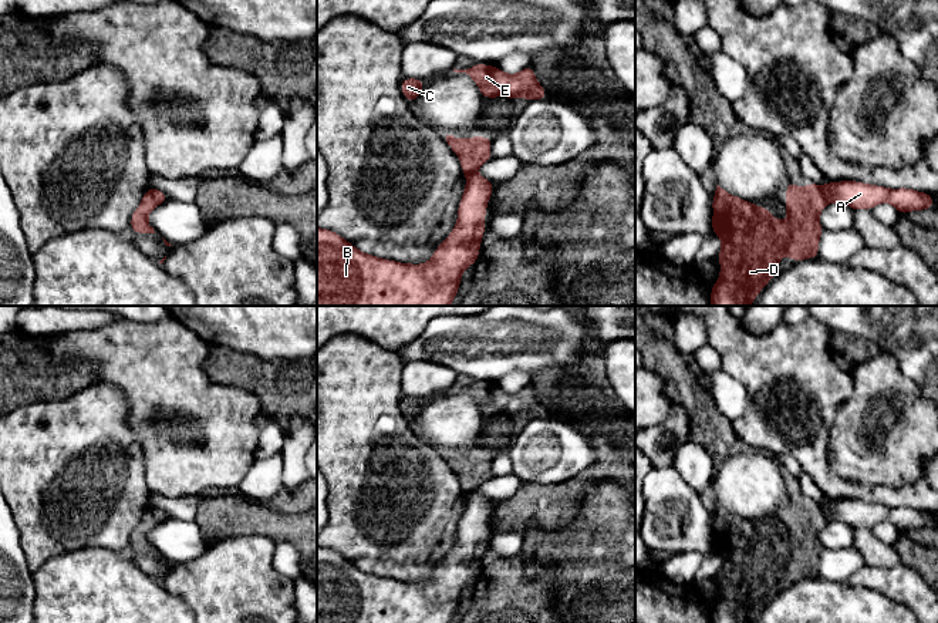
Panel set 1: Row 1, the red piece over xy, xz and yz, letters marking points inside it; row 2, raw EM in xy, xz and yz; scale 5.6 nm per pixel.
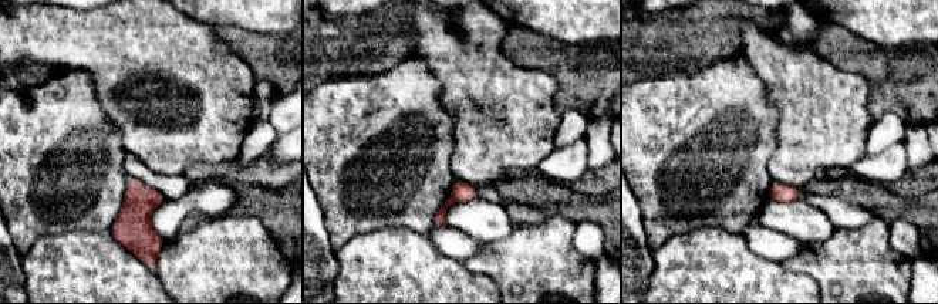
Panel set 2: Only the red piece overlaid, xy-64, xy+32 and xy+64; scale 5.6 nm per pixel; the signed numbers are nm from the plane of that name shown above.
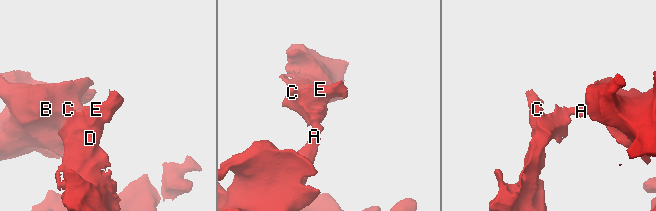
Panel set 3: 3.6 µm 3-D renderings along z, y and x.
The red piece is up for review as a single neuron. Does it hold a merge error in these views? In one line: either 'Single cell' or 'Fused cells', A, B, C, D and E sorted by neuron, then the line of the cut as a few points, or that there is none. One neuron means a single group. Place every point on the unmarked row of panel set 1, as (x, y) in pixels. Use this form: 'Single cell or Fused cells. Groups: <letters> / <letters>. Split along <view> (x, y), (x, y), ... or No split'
Fused cells. Groups: A B / C D E. Split along xy (148, 507), (162, 521)

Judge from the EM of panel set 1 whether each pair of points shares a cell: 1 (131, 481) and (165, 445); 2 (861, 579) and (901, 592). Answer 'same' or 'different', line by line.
1: different
2: same

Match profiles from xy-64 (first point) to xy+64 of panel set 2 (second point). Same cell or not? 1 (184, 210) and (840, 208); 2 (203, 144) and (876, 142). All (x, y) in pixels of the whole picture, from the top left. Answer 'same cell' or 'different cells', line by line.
1: different cells
2: different cells

